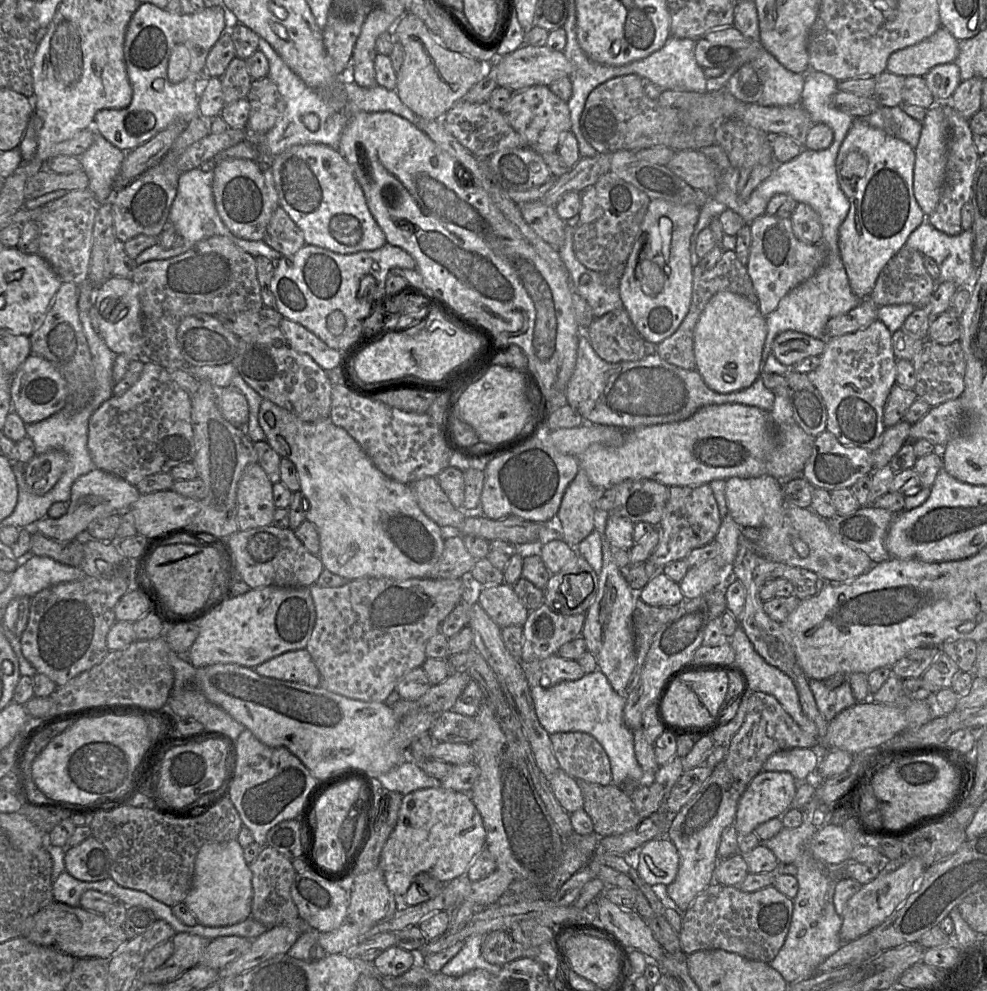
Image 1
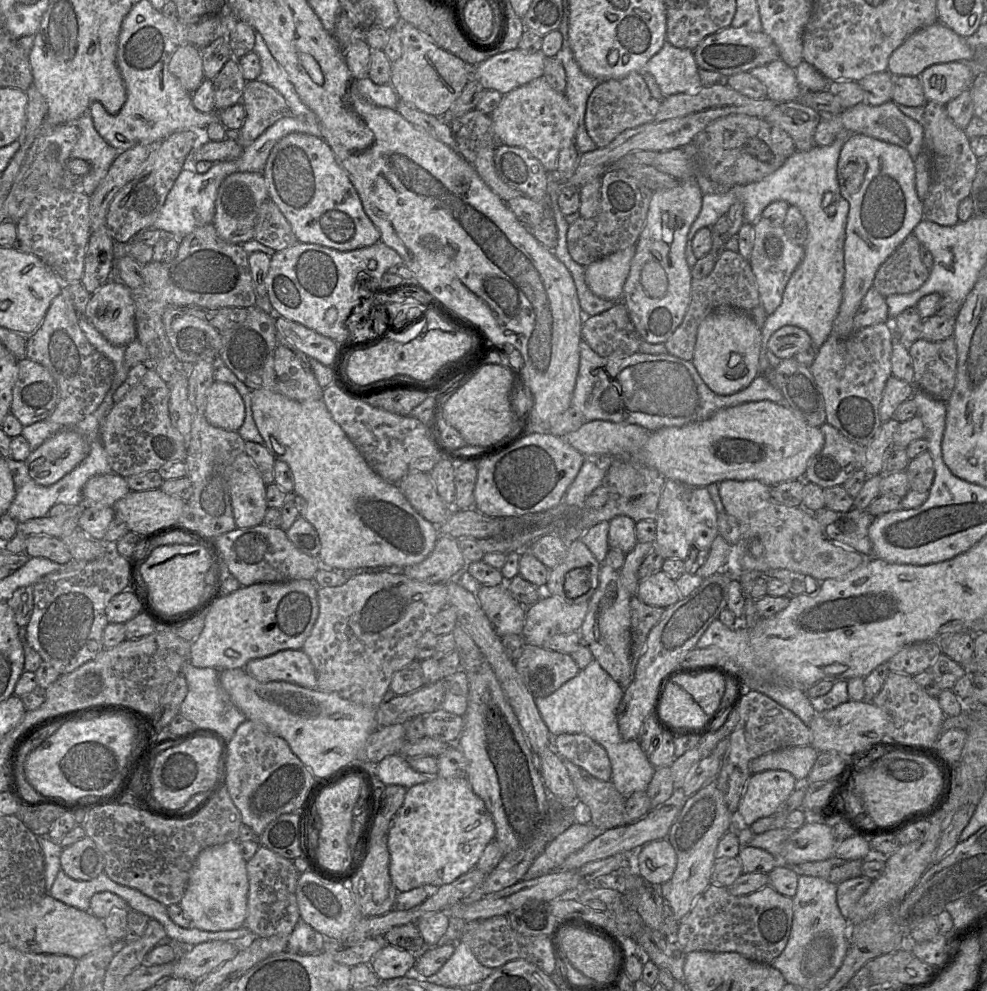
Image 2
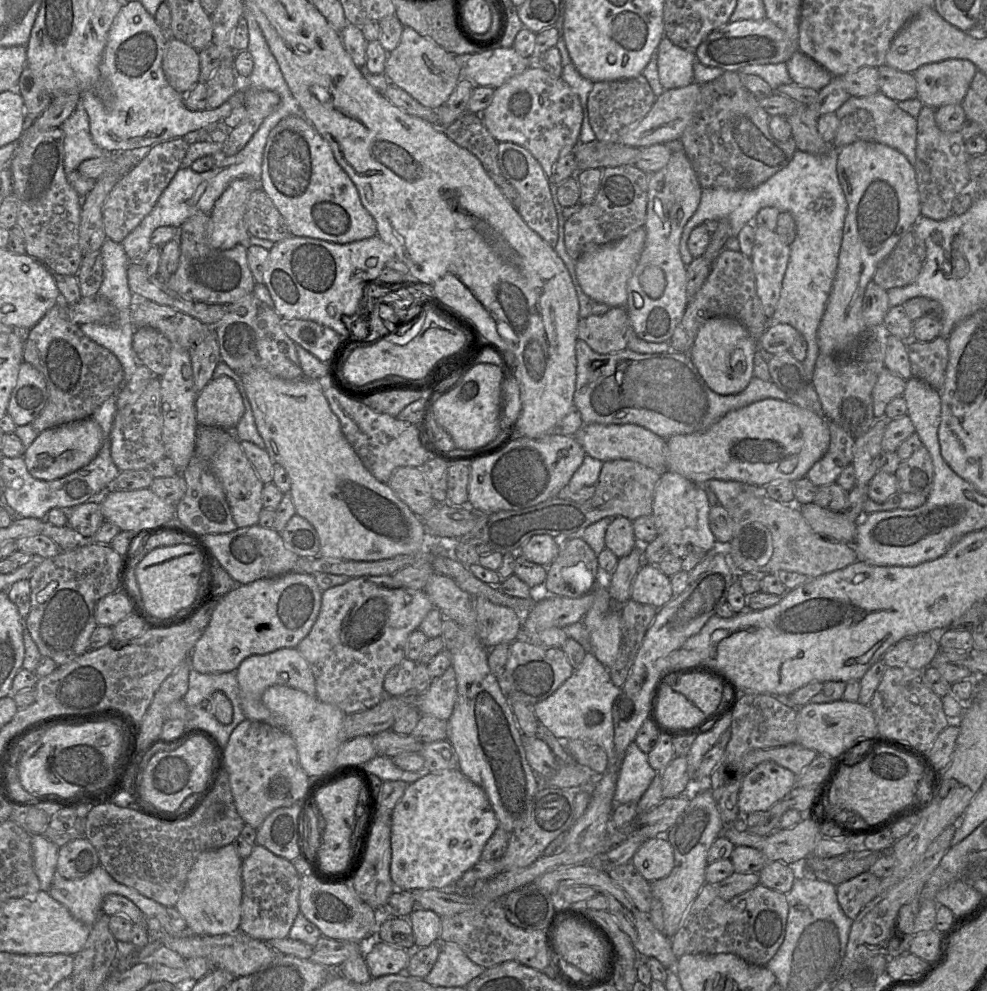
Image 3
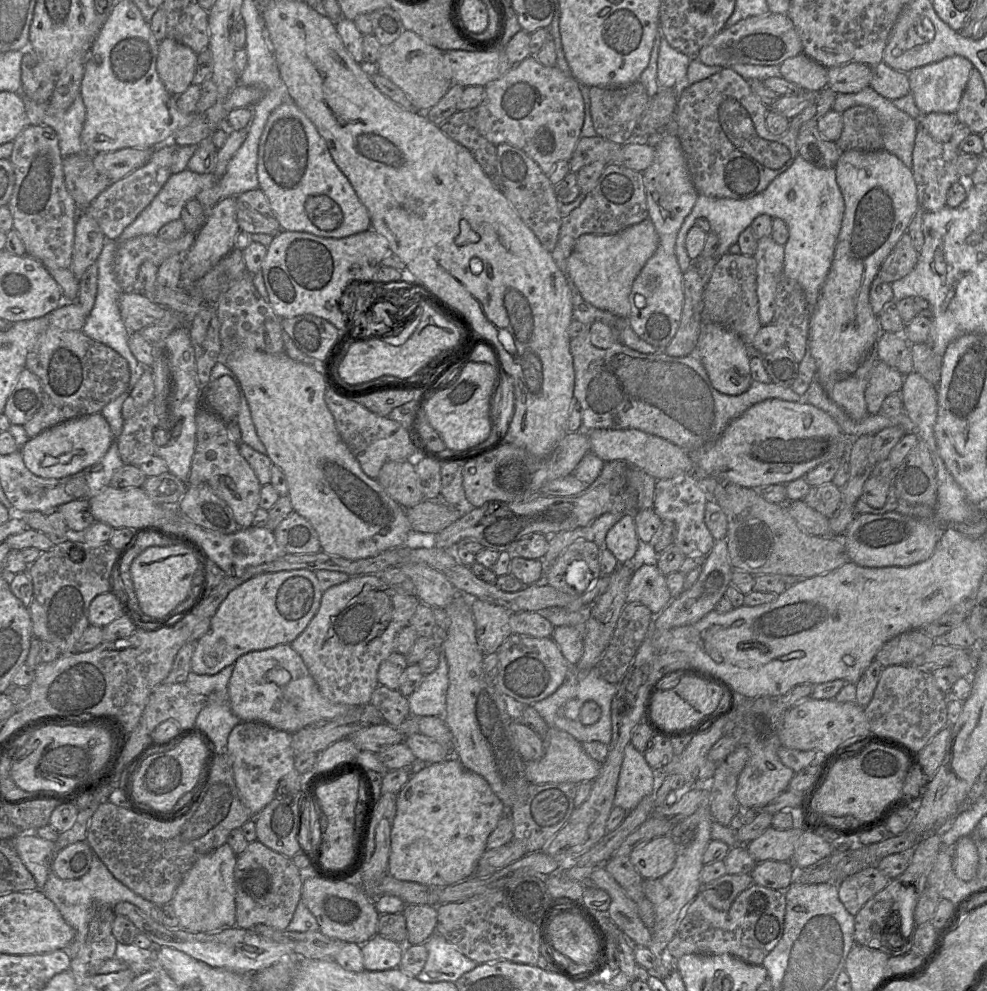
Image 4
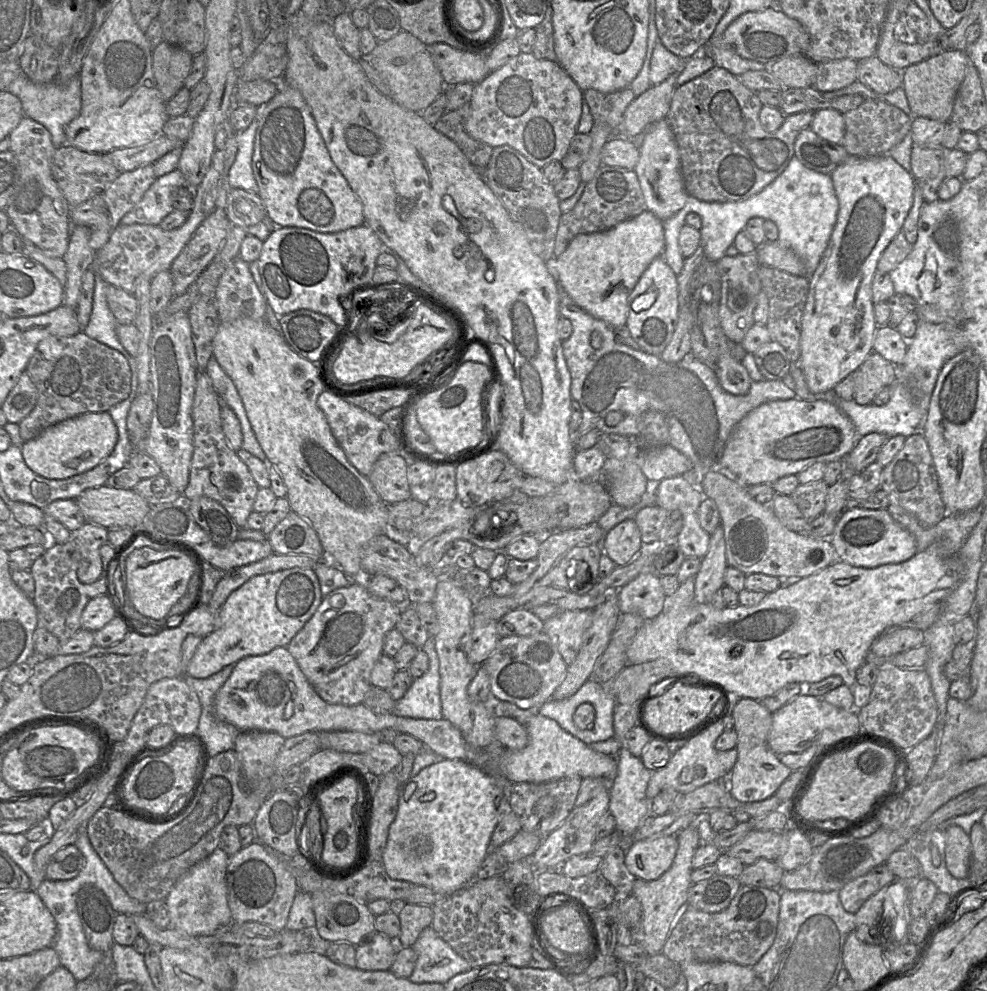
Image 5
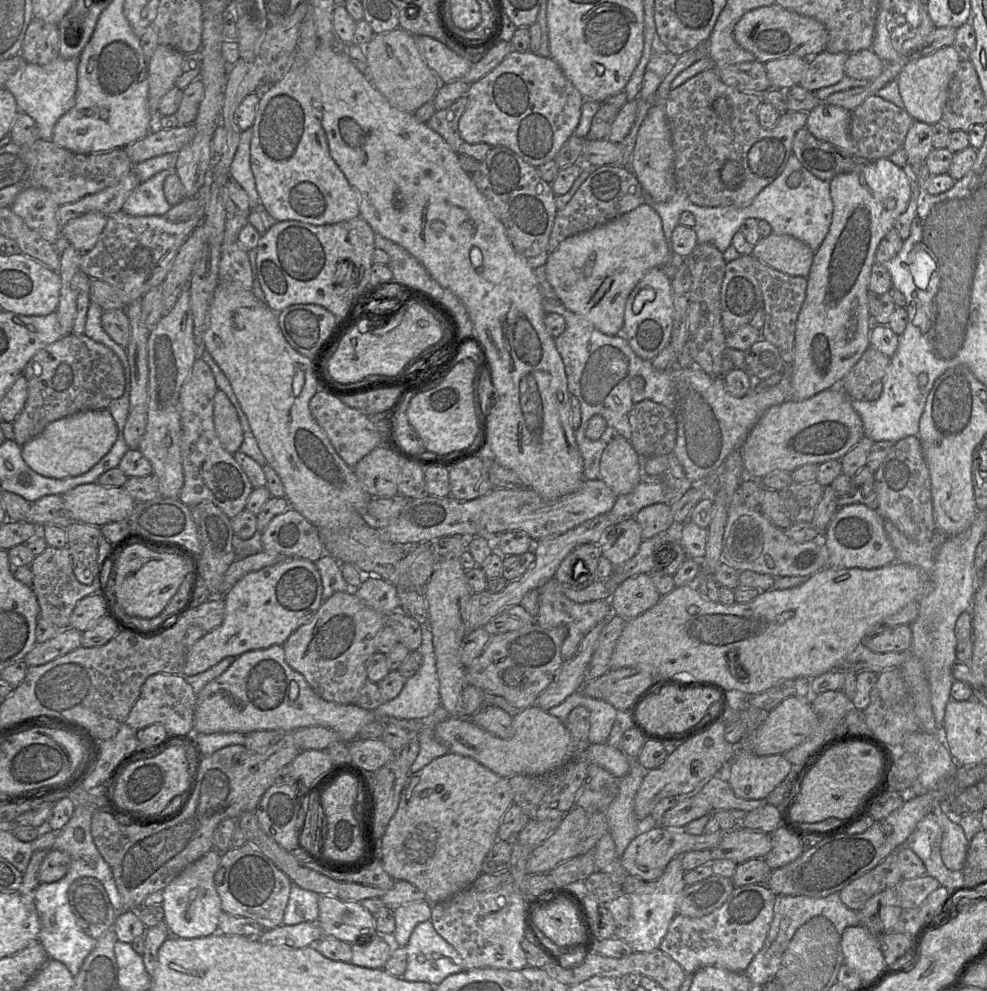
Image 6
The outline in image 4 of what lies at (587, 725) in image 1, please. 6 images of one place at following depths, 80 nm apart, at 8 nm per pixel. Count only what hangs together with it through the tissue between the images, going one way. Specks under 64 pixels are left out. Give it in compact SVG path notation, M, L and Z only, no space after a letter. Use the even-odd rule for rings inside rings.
M572 668L569 678L550 696L535 702L531 706L545 720L548 726L571 734L580 743L599 741L609 745L612 738L611 704L618 691L618 686L604 680L597 669L590 669L582 675L575 676ZM587 701L593 701L601 709L600 719L593 725L584 725L580 721L580 710ZM628 743L620 769L614 806L629 813L645 796L656 791L657 783L658 774L646 762L644 753Z

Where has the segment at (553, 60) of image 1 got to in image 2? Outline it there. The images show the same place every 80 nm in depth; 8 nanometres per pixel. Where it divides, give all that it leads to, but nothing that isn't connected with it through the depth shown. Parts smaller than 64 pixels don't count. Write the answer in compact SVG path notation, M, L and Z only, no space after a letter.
M513 49L497 53L473 66L473 77L485 89L507 94L517 87L543 77L546 56L540 50L530 53Z

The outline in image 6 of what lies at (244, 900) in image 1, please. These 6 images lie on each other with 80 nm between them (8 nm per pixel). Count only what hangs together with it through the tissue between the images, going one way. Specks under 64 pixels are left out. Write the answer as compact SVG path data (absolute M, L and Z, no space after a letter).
M210 850L187 866L163 889L164 922L170 936L194 939L208 937L218 932L219 917L223 910L215 887L214 876L221 856L222 853L218 850Z

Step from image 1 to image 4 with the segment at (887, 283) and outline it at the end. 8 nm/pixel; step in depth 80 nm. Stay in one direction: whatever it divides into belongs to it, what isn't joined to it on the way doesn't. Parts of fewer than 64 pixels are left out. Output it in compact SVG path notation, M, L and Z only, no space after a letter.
M905 232L880 266L876 277L892 284L907 276L915 268L918 256L919 253L913 247L909 233Z

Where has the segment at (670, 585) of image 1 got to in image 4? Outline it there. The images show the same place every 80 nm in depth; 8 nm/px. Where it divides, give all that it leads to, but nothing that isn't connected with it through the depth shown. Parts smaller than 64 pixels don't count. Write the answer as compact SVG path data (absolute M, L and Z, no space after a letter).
M641 565L633 574L627 592L627 603L641 603L658 615L672 600L666 575L656 565Z

